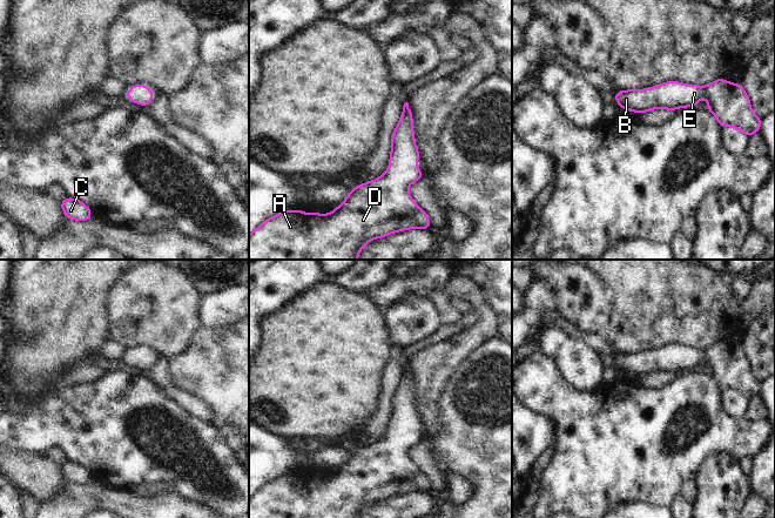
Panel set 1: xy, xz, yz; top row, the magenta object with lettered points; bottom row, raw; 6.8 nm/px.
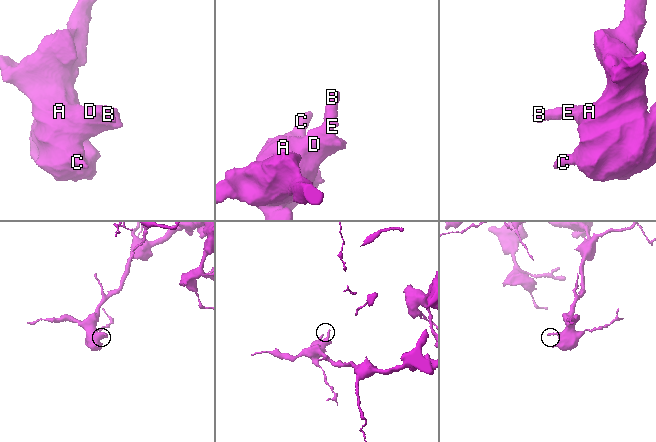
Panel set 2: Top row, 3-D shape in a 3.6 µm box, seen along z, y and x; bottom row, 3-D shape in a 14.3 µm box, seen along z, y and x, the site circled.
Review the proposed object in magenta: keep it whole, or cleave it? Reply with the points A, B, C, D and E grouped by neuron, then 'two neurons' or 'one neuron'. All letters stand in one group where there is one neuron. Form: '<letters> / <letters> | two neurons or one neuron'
A B C D E | one neuron

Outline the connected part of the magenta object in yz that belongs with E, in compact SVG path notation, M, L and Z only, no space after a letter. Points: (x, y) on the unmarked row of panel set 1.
M717 342L705 350L695 348L683 349L679 344L668 344L660 349L641 354L619 354L614 359L616 366L625 374L634 374L640 377L655 371L665 371L670 374L675 374L682 369L689 371L693 368L700 366L700 362L703 358L708 361L707 371L715 378L721 390L733 389L748 399L760 395L762 383L753 376L750 364L742 349L737 347L729 347L725 342Z

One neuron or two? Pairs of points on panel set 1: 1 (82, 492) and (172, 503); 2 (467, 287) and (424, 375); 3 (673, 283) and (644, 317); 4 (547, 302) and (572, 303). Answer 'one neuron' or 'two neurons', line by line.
1: one neuron
2: one neuron
3: one neuron
4: two neurons

